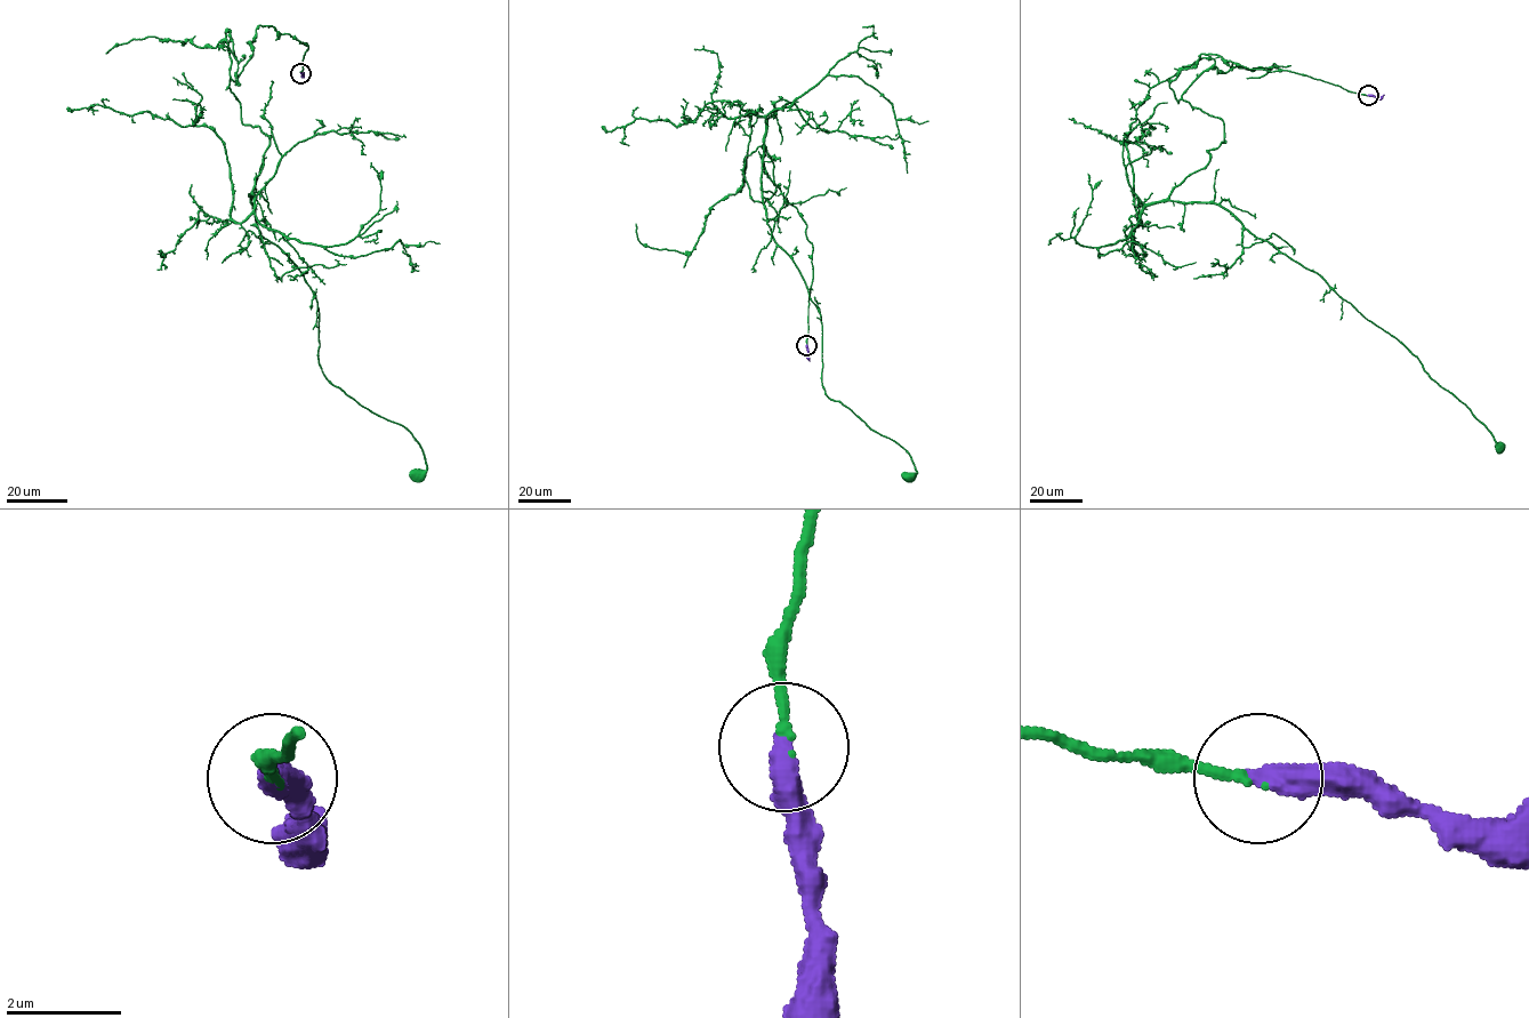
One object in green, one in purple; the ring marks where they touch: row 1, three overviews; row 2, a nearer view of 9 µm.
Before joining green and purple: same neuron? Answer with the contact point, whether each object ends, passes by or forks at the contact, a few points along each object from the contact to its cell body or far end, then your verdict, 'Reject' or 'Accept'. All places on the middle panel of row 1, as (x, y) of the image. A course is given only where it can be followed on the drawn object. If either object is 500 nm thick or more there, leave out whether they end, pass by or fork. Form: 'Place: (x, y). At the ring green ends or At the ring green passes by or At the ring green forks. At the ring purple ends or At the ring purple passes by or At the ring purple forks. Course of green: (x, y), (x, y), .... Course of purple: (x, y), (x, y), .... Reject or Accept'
Place: (806, 345). At the ring green ends. At the ring purple ends. Course of green: (806, 345), (813, 247), (759, 146), (743, 177), (756, 201), (779, 186), (765, 145), (822, 386), (908, 475). Course of purple: (806, 345), (810, 361). Accept

